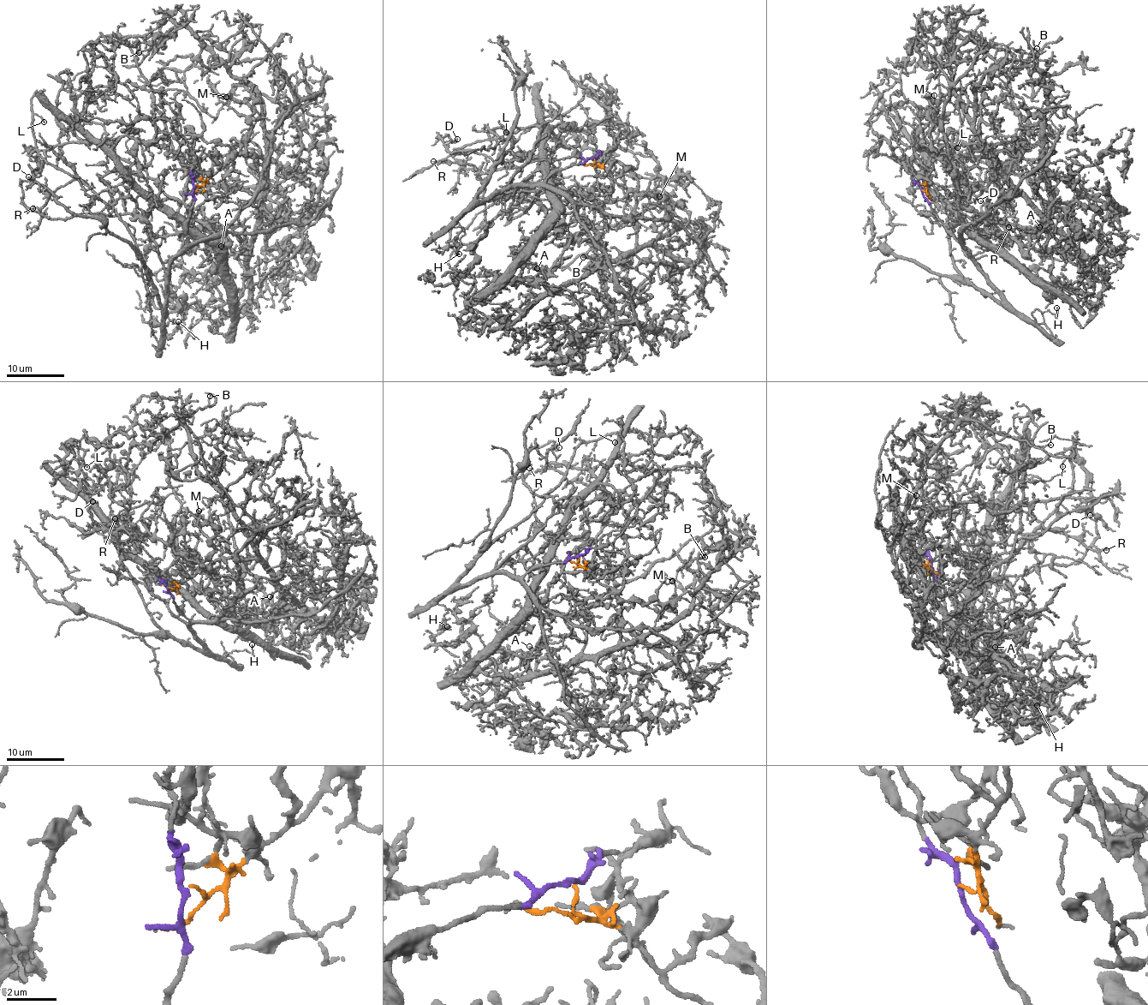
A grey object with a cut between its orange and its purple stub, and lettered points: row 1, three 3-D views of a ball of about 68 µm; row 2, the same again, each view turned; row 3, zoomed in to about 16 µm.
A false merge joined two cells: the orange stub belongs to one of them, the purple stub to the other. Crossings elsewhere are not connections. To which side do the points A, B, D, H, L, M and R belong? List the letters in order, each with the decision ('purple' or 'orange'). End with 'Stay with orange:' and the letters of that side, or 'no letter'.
A: orange
B: orange
D: purple
H: purple
L: purple
M: orange
R: purple
Stay with orange: A, B, M

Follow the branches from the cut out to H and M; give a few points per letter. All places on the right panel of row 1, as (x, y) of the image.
H: (922, 191), (933, 213), (965, 248), (1000, 297), (1033, 320), (1036, 309), (1053, 314), (1058, 313), (1055, 307)
M: (921, 189), (925, 190), (935, 158), (927, 107), (933, 94)

